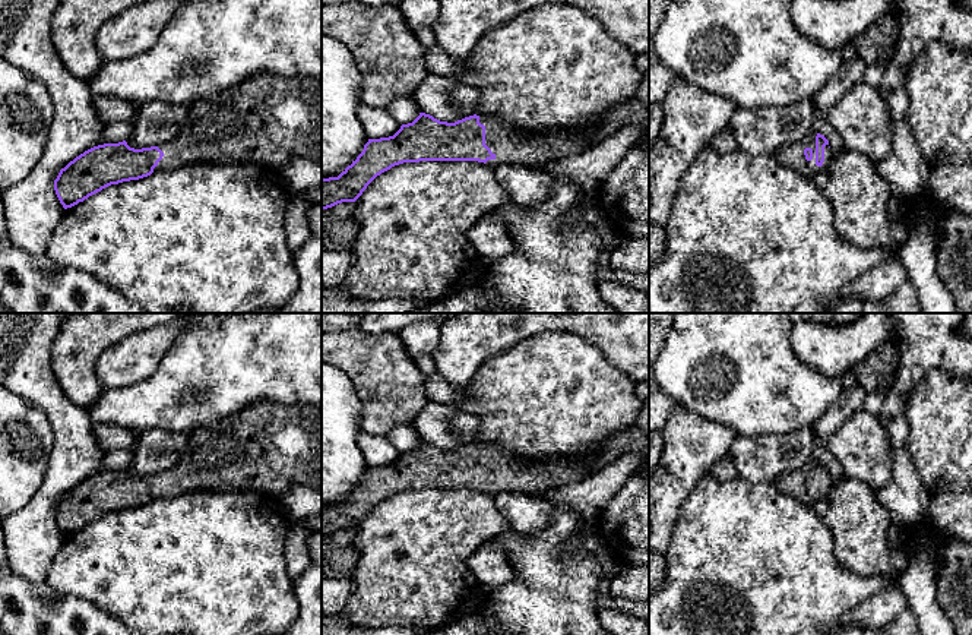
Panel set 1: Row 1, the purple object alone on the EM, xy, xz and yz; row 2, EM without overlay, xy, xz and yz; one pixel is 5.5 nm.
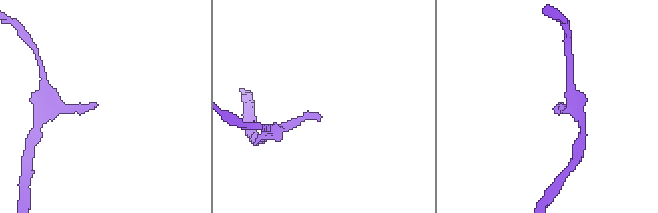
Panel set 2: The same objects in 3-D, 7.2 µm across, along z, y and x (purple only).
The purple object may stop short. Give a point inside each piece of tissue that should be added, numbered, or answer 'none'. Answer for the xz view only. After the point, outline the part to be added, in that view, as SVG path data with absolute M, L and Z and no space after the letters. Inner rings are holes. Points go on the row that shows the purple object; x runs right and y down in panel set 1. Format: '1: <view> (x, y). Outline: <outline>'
1: xz (512, 147). Outline: M636 97L611 107L585 130L522 133L498 117L485 116L479 116L479 123L485 126L485 145L496 155L485 162L491 167L510 164L539 170L548 162L589 151L626 126L643 132L634 148L649 148L649 108Z

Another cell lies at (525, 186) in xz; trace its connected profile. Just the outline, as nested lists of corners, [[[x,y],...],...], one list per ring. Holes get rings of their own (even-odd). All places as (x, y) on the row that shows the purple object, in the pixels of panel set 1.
[[[503,164],[494,167],[496,179],[517,205],[541,203],[553,193],[554,179],[539,170]]]

